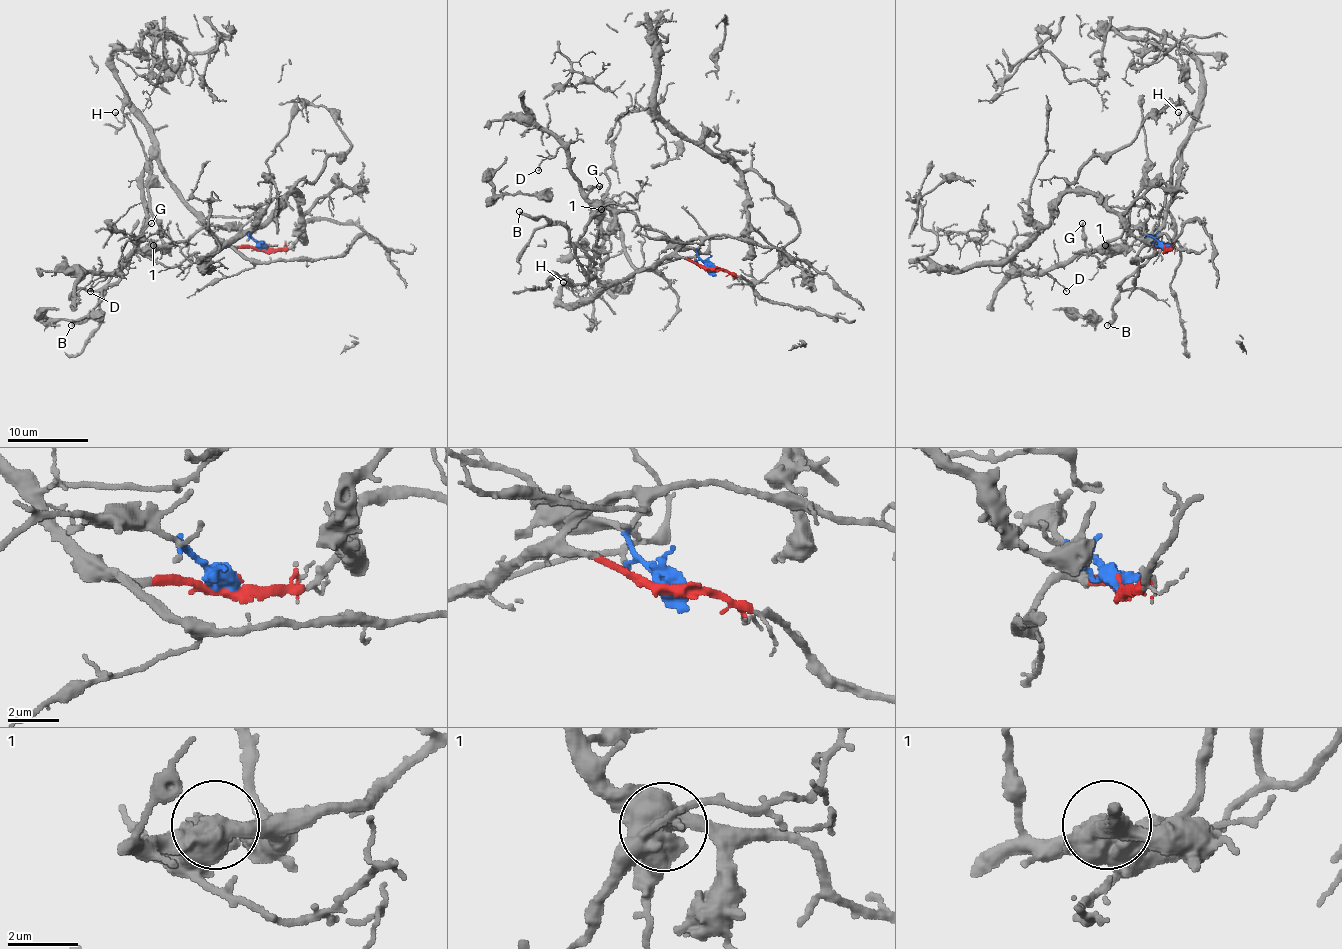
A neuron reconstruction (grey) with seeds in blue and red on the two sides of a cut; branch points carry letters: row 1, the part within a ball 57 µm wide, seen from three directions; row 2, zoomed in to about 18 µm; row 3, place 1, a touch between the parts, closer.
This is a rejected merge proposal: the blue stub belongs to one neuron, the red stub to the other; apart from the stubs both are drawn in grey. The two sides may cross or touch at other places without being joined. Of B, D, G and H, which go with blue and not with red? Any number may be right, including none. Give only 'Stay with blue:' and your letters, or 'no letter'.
Stay with blue: D, G

